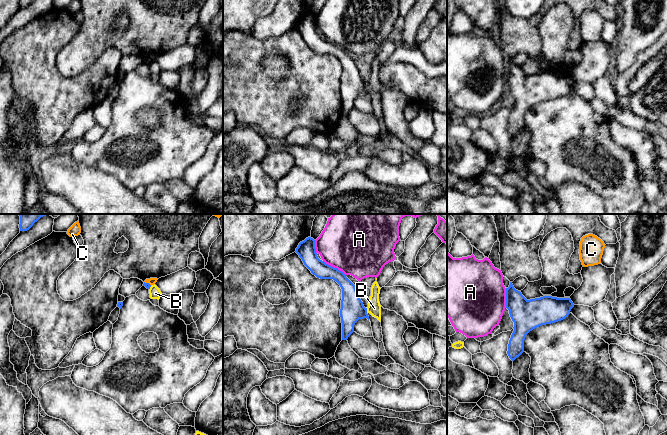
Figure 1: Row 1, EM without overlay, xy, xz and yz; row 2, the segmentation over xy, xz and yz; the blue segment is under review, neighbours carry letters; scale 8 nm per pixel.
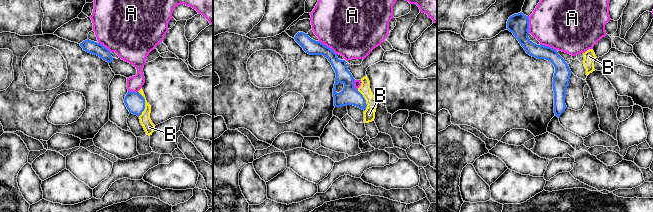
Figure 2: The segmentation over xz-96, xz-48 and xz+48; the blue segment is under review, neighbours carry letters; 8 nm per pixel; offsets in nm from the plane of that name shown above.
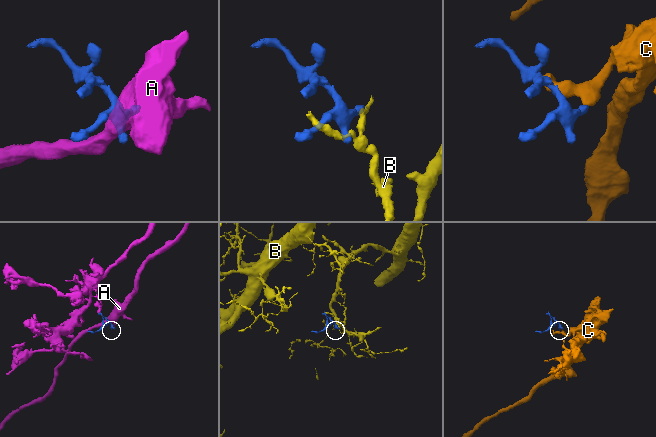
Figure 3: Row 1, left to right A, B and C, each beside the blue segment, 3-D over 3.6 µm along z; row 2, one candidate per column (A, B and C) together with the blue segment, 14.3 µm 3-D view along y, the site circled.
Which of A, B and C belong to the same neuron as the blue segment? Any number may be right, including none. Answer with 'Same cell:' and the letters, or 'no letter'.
Same cell: no letter

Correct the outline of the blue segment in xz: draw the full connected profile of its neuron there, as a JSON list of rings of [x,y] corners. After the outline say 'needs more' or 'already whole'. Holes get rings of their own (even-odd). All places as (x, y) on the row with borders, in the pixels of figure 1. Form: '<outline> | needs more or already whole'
[[[311,237],[300,242],[295,251],[302,259],[304,265],[313,275],[320,279],[333,279],[342,289],[340,317],[342,323],[342,340],[347,340],[354,332],[354,325],[359,319],[367,318],[367,308],[356,290],[355,285],[346,275],[320,260],[316,253],[315,240]]] | already whole

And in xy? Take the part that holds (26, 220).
[[[19,214],[20,216],[20,231],[29,230],[35,222],[37,222],[41,217],[48,214]]] | already whole

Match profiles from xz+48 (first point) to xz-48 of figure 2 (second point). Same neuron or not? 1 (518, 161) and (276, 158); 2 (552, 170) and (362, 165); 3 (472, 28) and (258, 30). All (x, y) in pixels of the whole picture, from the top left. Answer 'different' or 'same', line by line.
1: different
2: same
3: same

